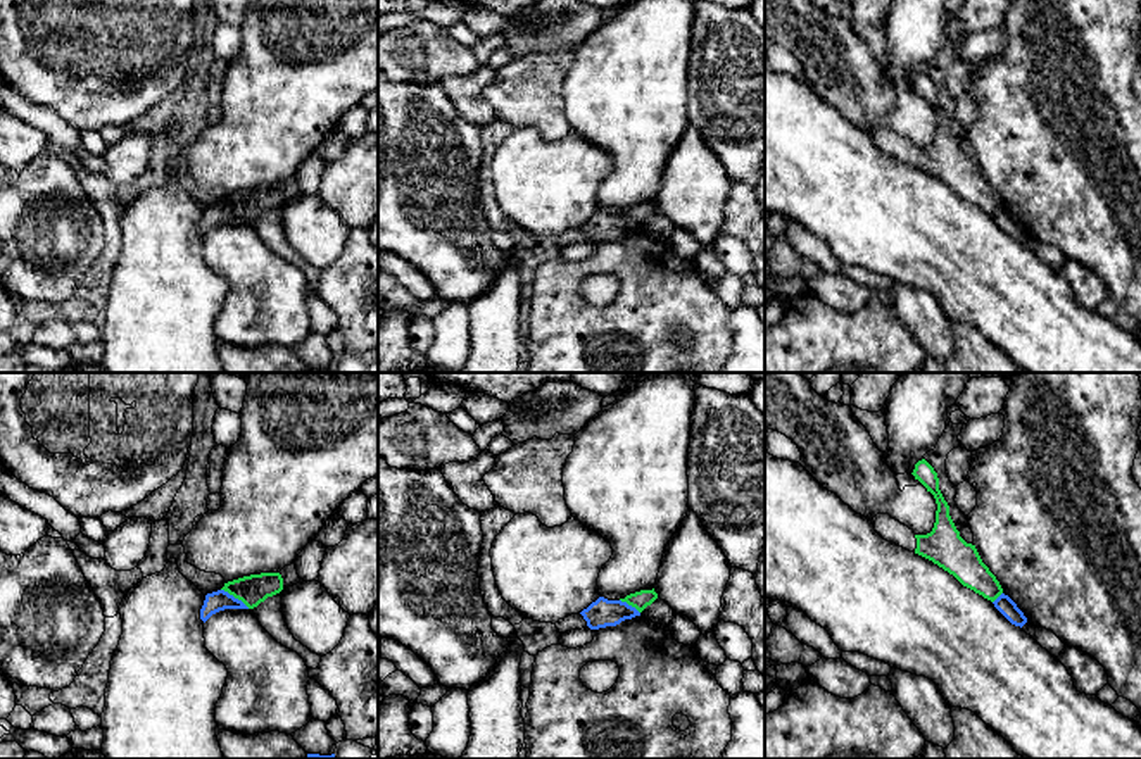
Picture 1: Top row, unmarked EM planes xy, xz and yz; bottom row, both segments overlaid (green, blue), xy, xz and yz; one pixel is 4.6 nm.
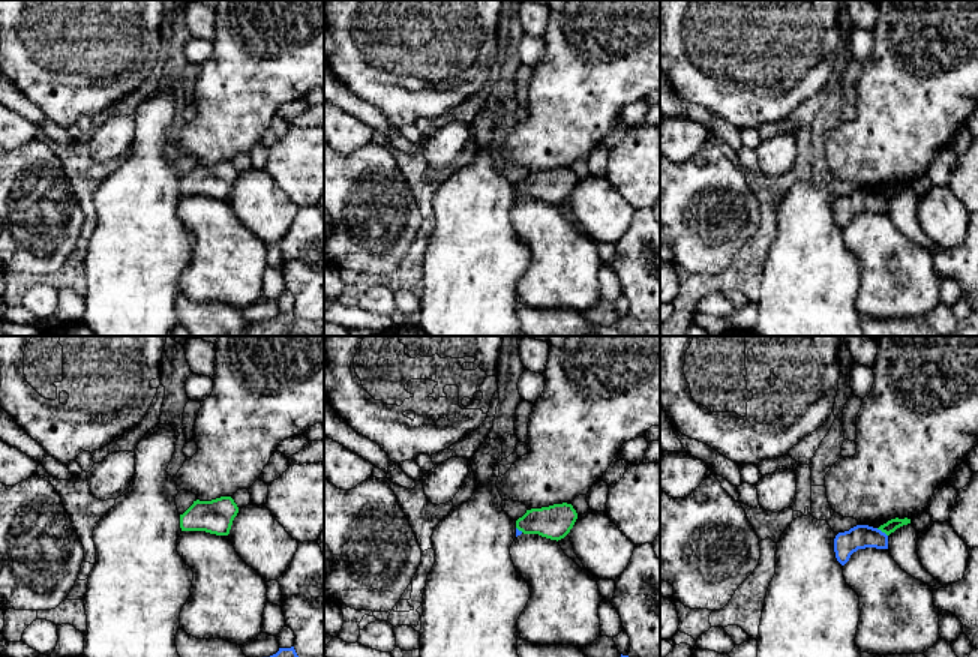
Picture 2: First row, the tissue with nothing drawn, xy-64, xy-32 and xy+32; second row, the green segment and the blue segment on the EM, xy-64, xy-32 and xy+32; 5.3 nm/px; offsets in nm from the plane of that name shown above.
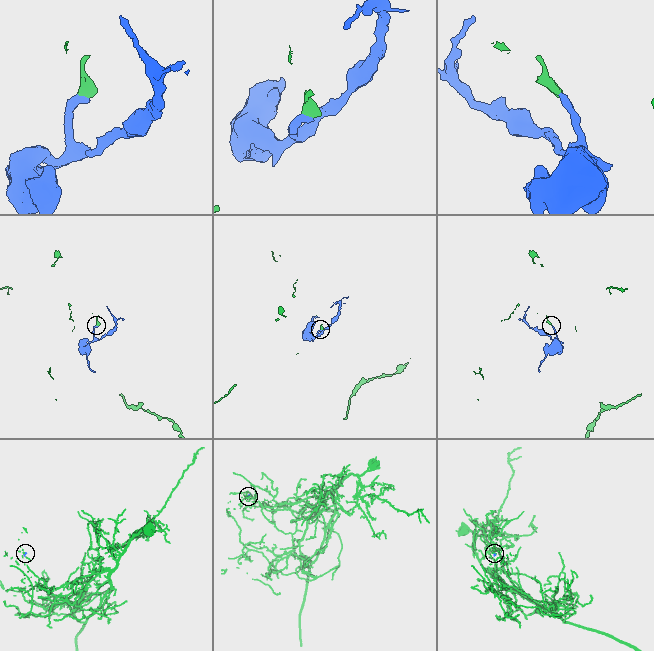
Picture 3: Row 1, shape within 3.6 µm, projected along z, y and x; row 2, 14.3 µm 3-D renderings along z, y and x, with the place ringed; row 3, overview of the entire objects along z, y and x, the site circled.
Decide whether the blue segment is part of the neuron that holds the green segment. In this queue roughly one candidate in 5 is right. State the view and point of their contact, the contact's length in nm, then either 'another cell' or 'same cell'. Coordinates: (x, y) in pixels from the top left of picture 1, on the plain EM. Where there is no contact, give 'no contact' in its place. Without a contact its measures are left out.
xy (235, 211) | 160 nm | another cell

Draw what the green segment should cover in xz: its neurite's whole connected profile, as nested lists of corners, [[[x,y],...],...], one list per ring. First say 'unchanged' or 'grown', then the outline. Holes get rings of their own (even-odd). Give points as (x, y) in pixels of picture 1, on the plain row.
unchanged; [[[640,204],[635,207],[627,209],[625,212],[620,212],[621,216],[627,216],[628,219],[635,221],[639,226],[642,226],[647,219],[651,219],[658,212],[658,207],[652,204]]]

